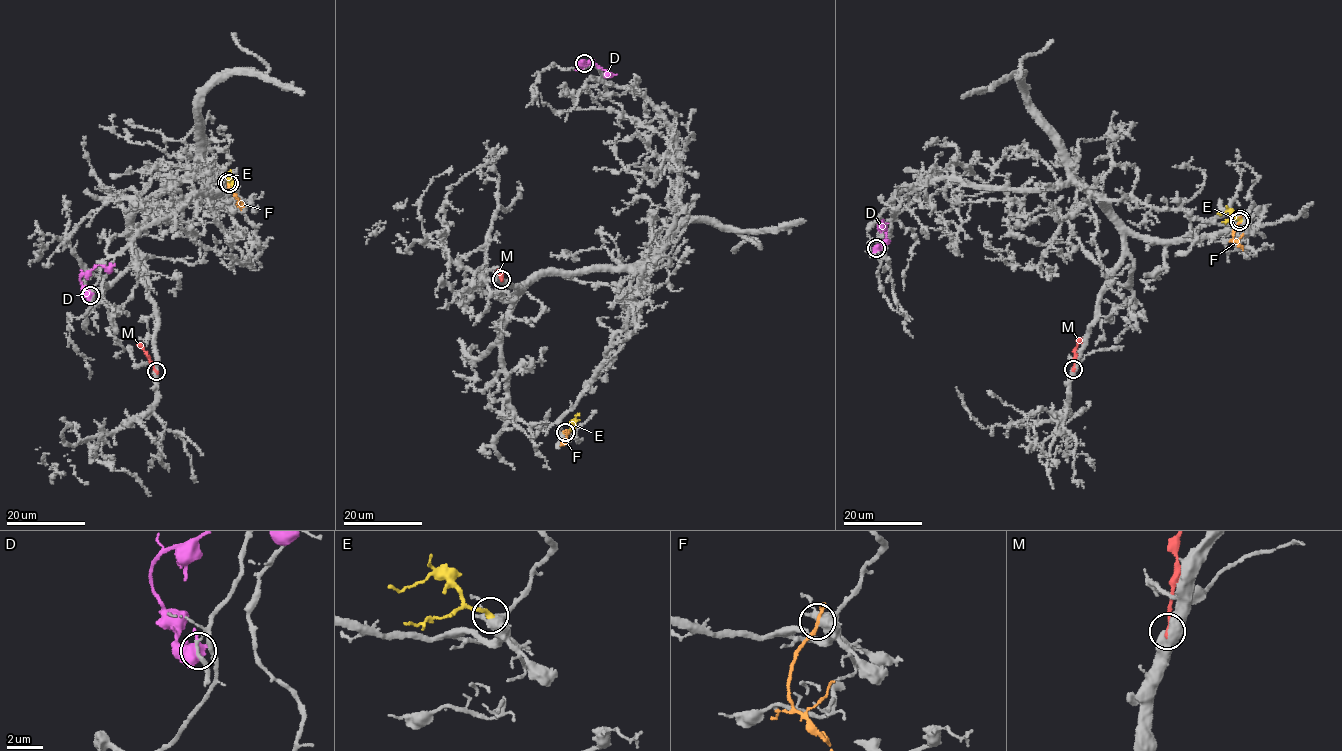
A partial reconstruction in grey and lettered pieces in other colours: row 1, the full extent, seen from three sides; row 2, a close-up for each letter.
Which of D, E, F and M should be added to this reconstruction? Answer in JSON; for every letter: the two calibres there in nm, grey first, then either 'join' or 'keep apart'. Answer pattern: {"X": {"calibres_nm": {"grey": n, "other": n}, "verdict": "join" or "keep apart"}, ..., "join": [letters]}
{"D": {"calibres_nm": {"grey": 180, "other": 550}, "verdict": "keep apart"}, "E": {"calibres_nm": {"grey": 480, "other": 260}, "verdict": "join"}, "F": {"calibres_nm": {"grey": 700, "other": 170}, "verdict": "keep apart"}, "M": {"calibres_nm": {"grey": 600, "other": 170}, "verdict": "keep apart"}, "join": ["E"]}

